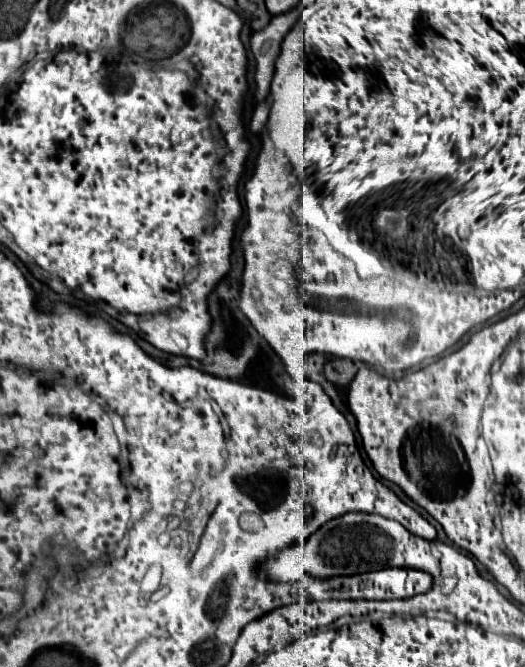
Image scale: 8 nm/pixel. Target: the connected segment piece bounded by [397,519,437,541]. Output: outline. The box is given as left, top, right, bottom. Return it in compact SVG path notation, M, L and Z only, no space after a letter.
M397 519L407 531L411 531L413 535L417 537L423 537L427 541L435 541L437 533L435 533L435 527L429 525L425 519Z

